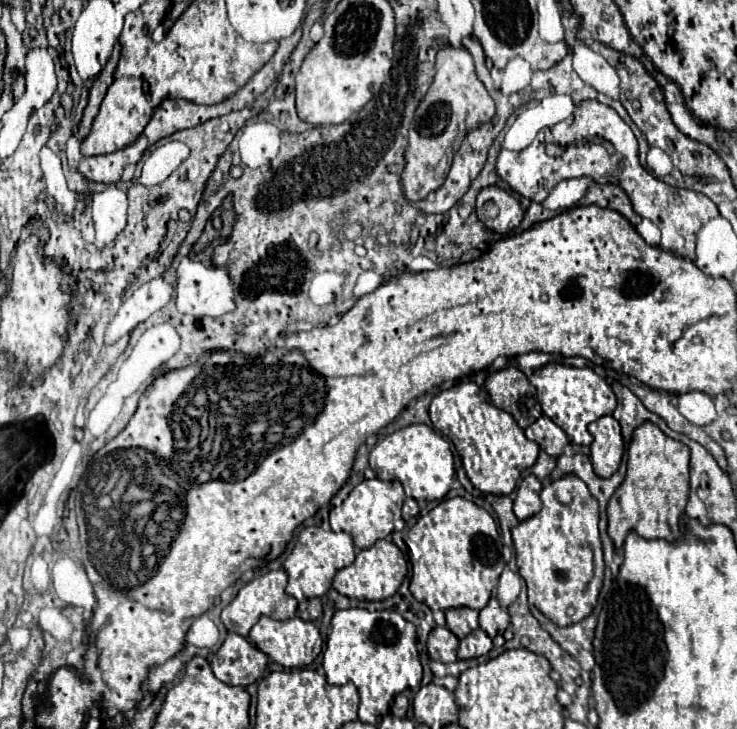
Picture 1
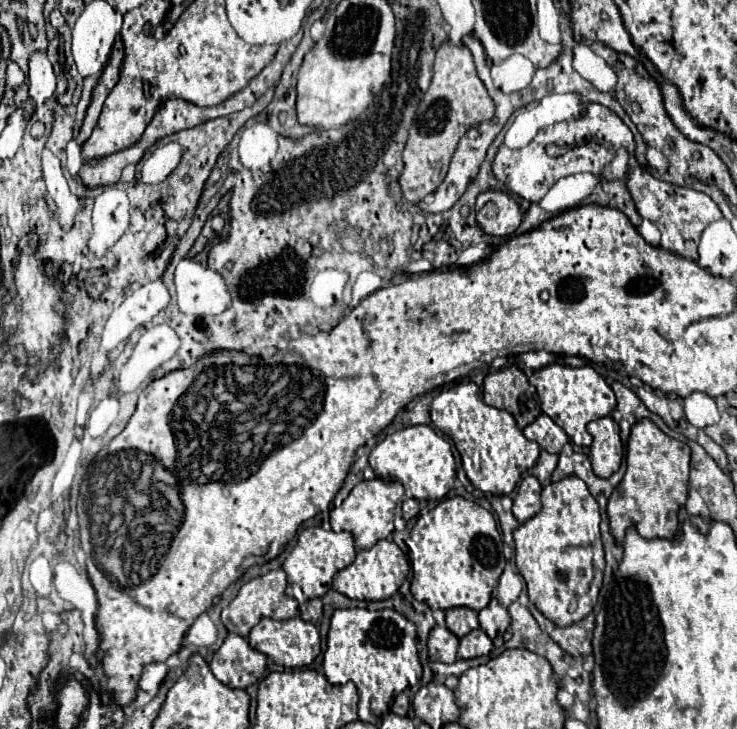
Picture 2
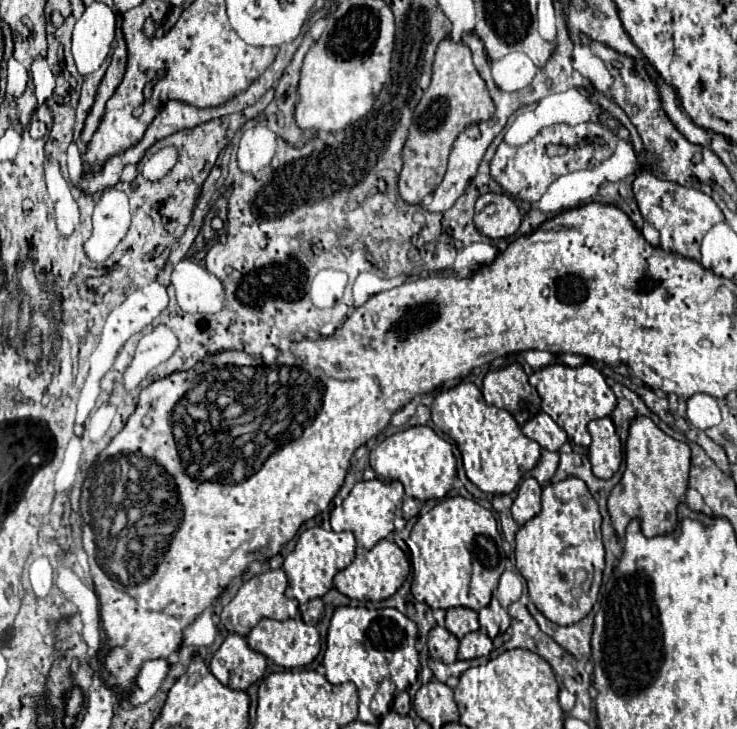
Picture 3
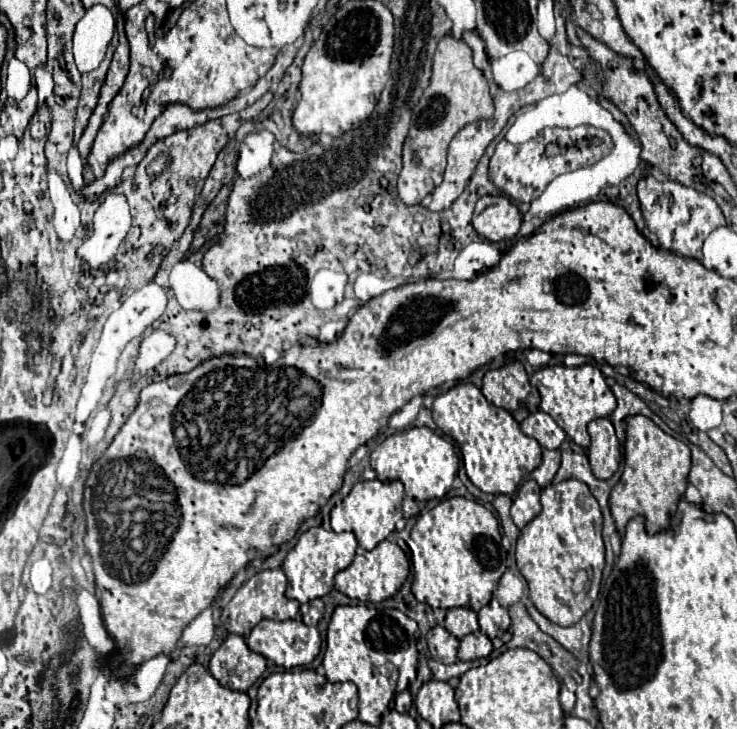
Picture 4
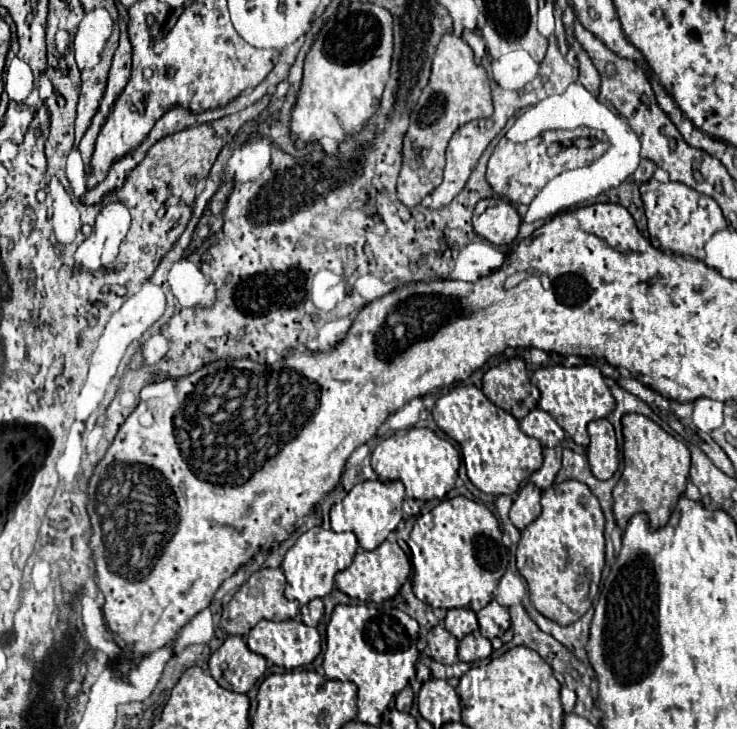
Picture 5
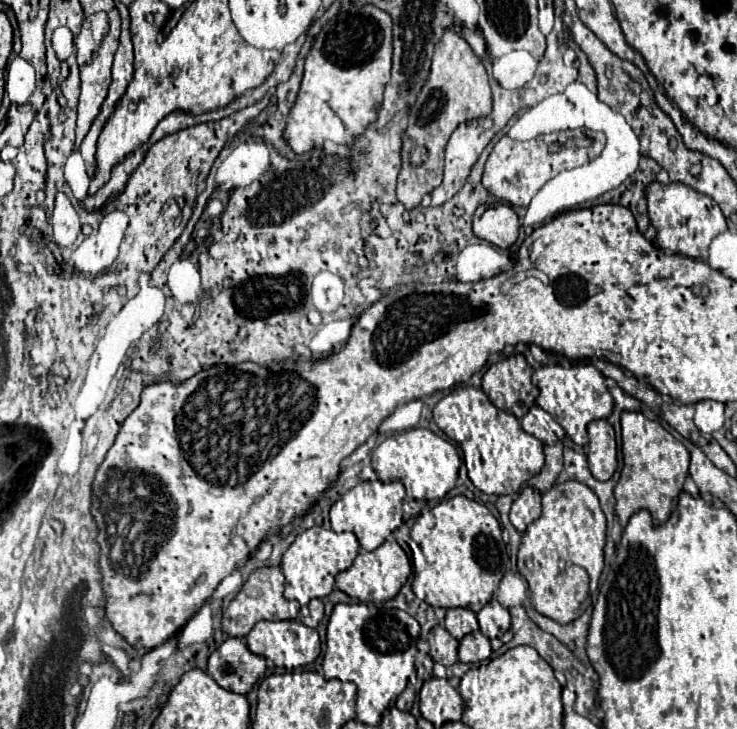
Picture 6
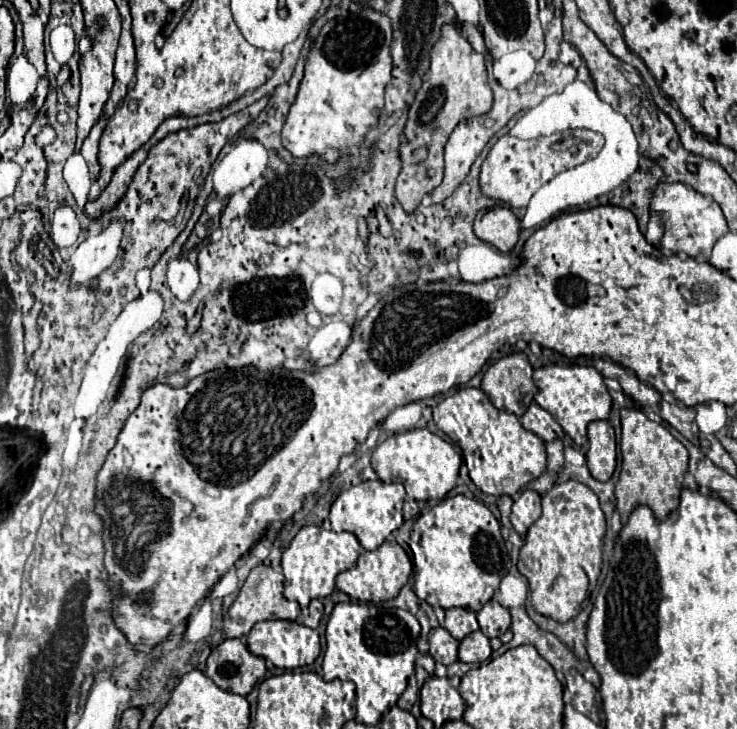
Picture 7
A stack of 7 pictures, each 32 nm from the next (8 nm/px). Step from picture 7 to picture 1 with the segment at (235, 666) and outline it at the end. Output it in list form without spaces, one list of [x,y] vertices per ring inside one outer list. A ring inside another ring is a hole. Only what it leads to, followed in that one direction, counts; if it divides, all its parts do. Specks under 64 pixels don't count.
[[[230,632],[212,658],[212,672],[226,684],[248,686],[264,674],[266,662],[268,656],[260,652],[248,638]]]

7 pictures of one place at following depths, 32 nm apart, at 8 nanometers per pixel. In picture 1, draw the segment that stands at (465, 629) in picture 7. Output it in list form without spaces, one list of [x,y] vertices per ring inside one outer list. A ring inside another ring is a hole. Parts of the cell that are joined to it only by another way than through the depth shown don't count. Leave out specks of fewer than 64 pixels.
[[[450,608],[446,610],[446,626],[458,638],[464,638],[478,628],[478,612],[472,608]]]

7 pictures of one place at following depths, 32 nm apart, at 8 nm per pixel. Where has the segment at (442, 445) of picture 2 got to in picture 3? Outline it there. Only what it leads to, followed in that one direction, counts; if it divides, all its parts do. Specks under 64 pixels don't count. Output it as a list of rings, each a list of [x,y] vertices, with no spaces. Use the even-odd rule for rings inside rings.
[[[414,426],[396,432],[370,452],[370,466],[378,480],[398,480],[404,484],[406,496],[416,500],[442,500],[456,478],[456,460],[450,442],[440,438],[430,426]]]

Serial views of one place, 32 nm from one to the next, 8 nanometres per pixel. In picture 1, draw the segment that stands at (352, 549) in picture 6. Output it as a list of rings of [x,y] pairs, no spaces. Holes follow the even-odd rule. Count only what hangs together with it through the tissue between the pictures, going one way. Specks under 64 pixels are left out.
[[[318,526],[314,528],[302,528],[296,538],[296,546],[290,552],[290,556],[284,560],[284,570],[288,574],[288,586],[286,592],[294,596],[298,602],[324,596],[330,586],[332,578],[340,568],[346,568],[354,562],[354,544],[352,538],[346,532],[332,532],[322,530]]]

